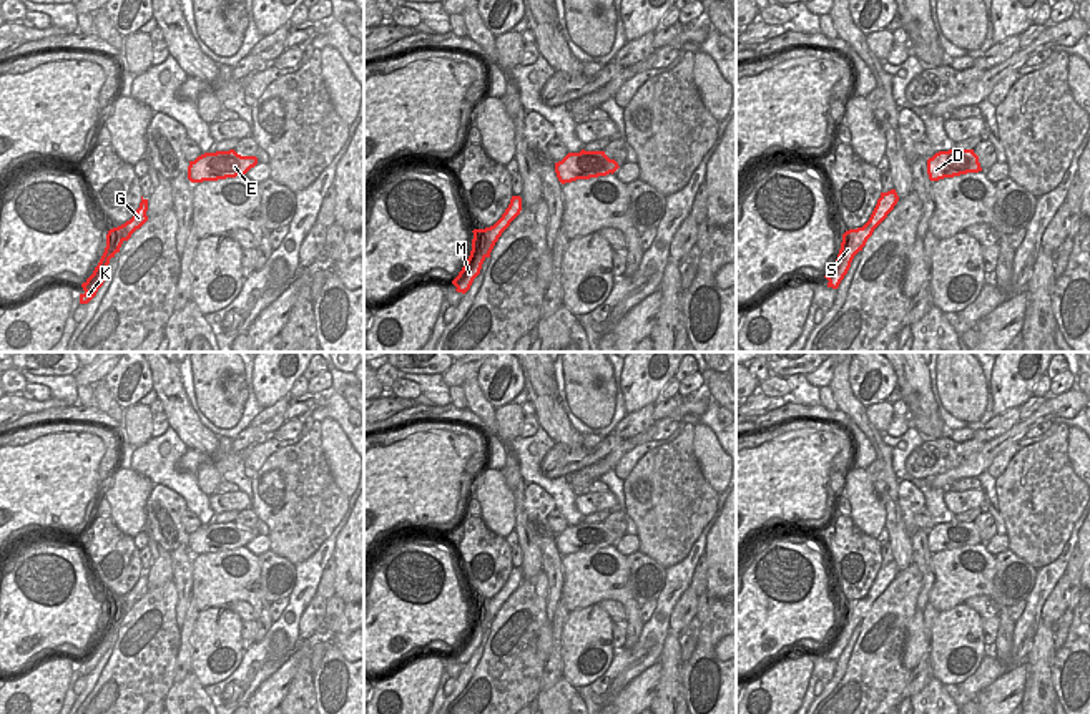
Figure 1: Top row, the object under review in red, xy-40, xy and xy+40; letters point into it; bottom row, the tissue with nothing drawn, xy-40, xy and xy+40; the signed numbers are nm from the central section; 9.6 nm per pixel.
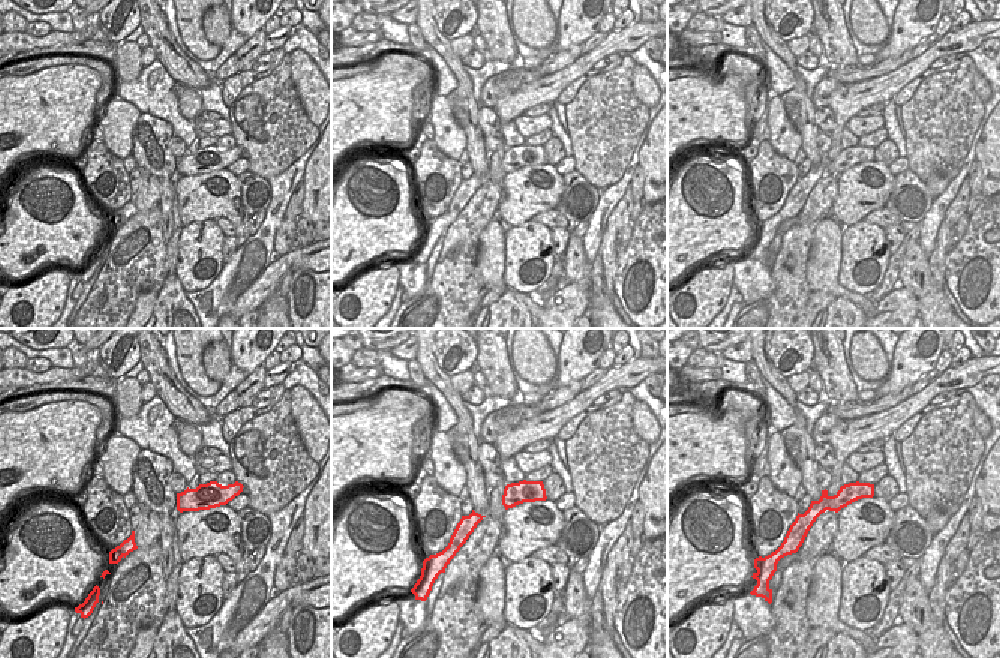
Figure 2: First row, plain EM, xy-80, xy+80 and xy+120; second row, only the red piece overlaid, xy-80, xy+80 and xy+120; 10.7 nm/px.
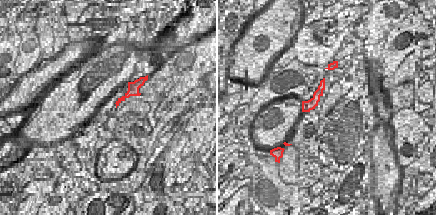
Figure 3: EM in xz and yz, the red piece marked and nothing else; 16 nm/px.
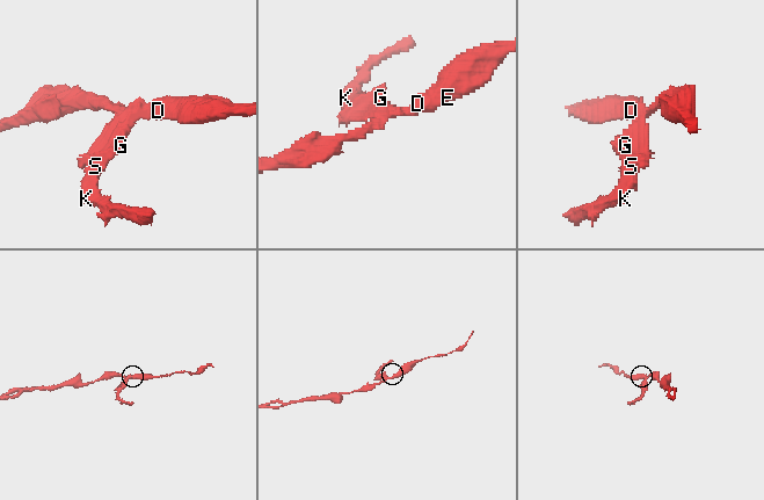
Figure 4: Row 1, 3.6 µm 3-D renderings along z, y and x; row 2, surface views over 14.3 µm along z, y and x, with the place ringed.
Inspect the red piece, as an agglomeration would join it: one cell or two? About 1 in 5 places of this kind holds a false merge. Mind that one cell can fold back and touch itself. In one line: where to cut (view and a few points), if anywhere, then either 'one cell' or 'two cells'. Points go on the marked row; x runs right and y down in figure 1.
cut xy+40 (871, 218), (866, 238); two cells

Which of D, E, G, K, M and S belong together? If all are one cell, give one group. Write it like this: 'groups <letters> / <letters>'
groups D E G / K M S

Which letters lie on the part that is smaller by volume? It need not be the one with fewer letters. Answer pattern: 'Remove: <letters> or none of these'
Remove: K, M, S.

